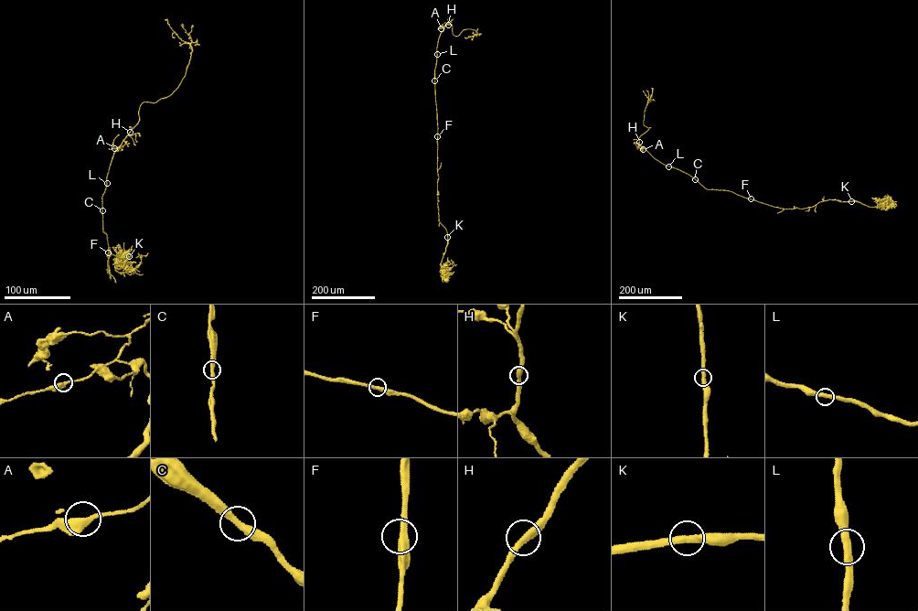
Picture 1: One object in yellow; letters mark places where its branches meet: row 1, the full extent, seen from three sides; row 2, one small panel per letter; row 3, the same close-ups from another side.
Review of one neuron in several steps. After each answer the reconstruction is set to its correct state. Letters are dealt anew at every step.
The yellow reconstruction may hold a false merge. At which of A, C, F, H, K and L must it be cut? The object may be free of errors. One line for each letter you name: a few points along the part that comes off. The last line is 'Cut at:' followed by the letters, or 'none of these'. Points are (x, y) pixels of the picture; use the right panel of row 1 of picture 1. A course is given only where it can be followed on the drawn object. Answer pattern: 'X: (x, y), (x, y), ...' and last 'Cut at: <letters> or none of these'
Cut at: none of these

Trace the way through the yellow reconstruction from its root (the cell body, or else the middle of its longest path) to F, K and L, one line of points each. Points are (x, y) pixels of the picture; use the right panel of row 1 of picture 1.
F: (726, 190), (751, 198)
K: (726, 190), (786, 209), (812, 207), (829, 199), (851, 201)
L: (726, 190), (708, 189), (688, 175), (668, 166)

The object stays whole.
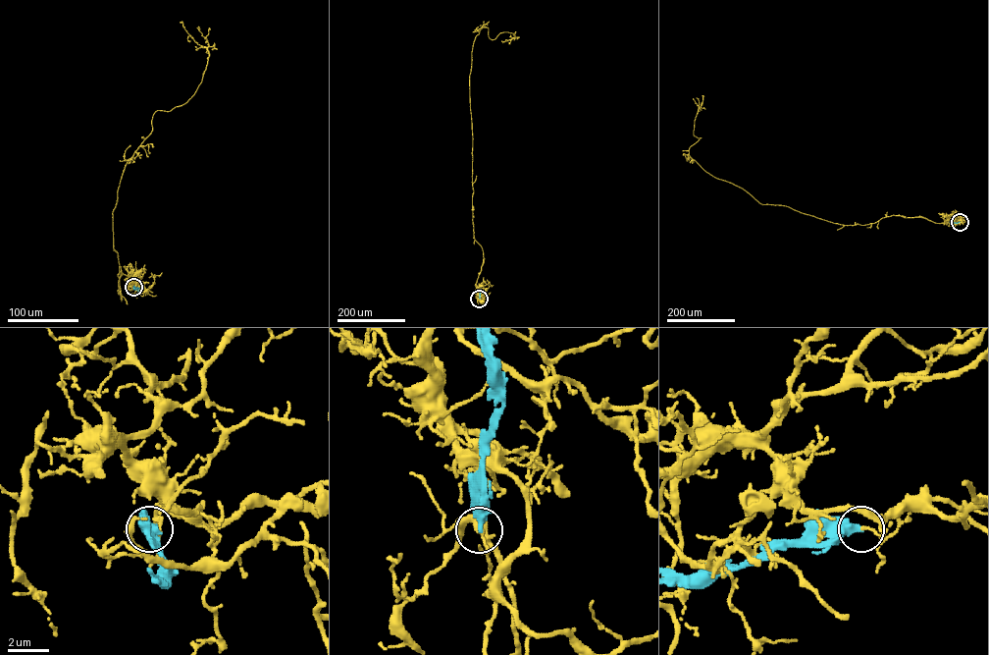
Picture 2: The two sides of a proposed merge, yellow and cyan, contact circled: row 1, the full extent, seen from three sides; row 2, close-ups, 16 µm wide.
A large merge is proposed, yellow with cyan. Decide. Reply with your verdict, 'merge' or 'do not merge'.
do not merge

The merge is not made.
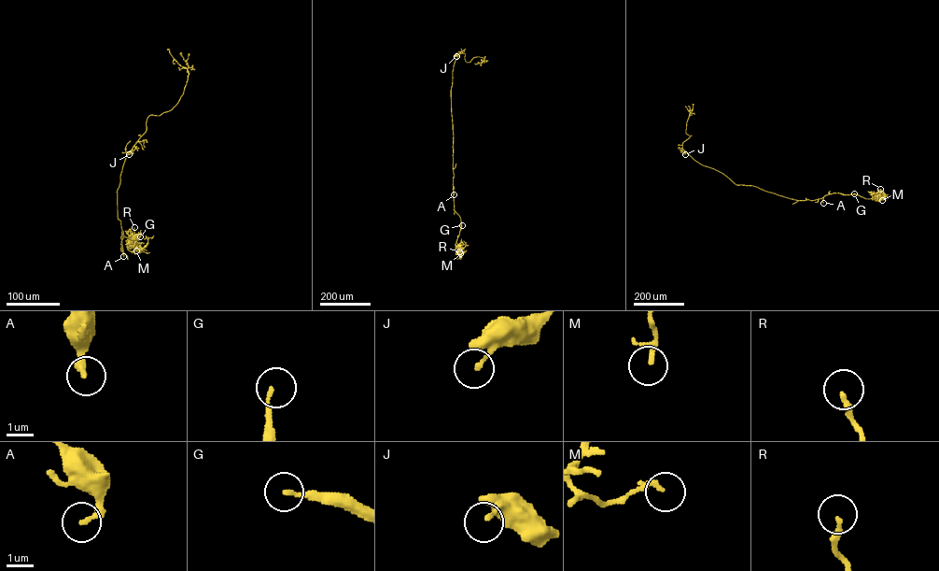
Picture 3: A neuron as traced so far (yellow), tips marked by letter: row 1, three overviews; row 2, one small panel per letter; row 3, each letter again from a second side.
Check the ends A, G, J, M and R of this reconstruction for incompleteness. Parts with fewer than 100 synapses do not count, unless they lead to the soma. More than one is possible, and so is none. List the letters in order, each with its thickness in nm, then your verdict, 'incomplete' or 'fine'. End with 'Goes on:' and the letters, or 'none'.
A: 280 nm thick; fine
G: 170 nm thick; incomplete
J: 160 nm thick; fine
M: 150 nm thick; fine
R: 200 nm thick; fine
Goes on: G

